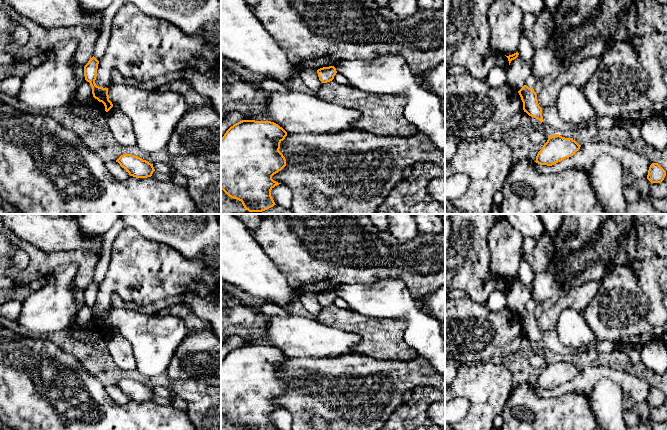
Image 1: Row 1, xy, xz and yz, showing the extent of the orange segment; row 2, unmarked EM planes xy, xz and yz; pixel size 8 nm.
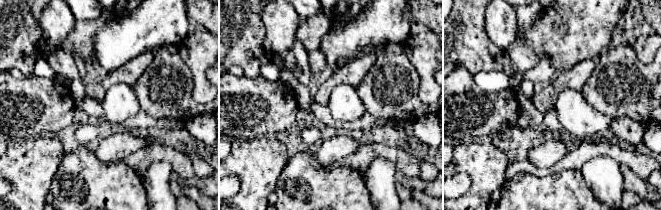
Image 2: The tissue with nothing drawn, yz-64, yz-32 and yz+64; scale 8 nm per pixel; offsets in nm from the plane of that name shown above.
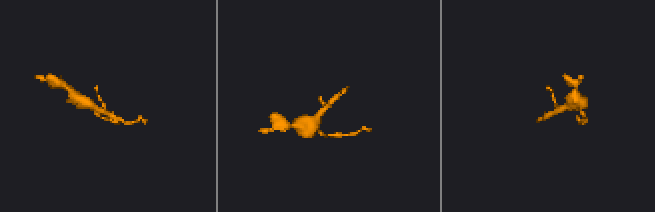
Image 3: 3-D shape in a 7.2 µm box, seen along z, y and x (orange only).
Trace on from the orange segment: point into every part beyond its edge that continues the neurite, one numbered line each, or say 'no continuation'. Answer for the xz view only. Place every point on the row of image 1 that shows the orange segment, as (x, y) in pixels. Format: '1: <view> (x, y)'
no continuation

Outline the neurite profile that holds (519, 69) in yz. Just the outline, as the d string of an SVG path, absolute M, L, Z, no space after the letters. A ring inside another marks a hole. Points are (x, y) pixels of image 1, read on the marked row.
M520 55L511 61L507 68L507 83L517 92L525 85L533 64L534 60L527 62Z

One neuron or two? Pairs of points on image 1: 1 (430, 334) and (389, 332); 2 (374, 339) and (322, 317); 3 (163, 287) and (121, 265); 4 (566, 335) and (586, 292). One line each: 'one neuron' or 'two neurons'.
1: two neurons
2: one neuron
3: one neuron
4: two neurons

